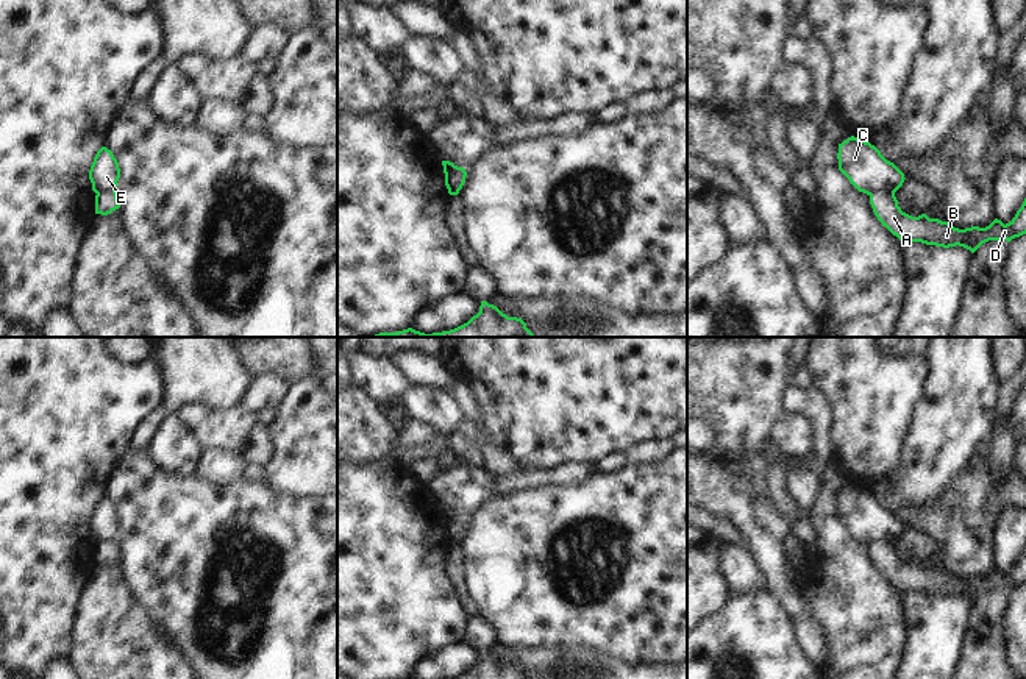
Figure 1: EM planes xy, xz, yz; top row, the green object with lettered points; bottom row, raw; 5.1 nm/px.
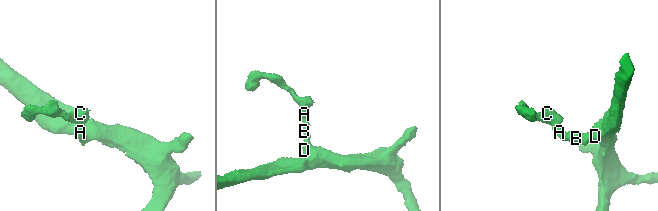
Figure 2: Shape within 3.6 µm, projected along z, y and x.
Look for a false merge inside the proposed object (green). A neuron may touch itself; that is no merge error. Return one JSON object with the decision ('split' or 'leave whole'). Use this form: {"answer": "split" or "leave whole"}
{"answer": "split"}

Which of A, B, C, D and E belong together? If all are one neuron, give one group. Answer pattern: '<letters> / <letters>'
A B D / C E

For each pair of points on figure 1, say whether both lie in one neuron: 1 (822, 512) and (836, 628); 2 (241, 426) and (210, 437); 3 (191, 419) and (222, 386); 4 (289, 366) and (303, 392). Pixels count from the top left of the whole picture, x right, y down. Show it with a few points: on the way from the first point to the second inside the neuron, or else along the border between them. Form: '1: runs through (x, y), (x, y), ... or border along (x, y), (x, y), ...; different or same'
1: runs through (833, 540), (836, 553), (836, 600); same
2: runs through (233, 430), (217, 430); same
3: border along (239, 405), (230, 409), (180, 405), (172, 412); different
4: border along (314, 375), (294, 381), (289, 386); different

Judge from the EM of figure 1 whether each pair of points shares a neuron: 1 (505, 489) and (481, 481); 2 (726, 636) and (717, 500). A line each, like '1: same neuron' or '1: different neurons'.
1: different neurons
2: different neurons

